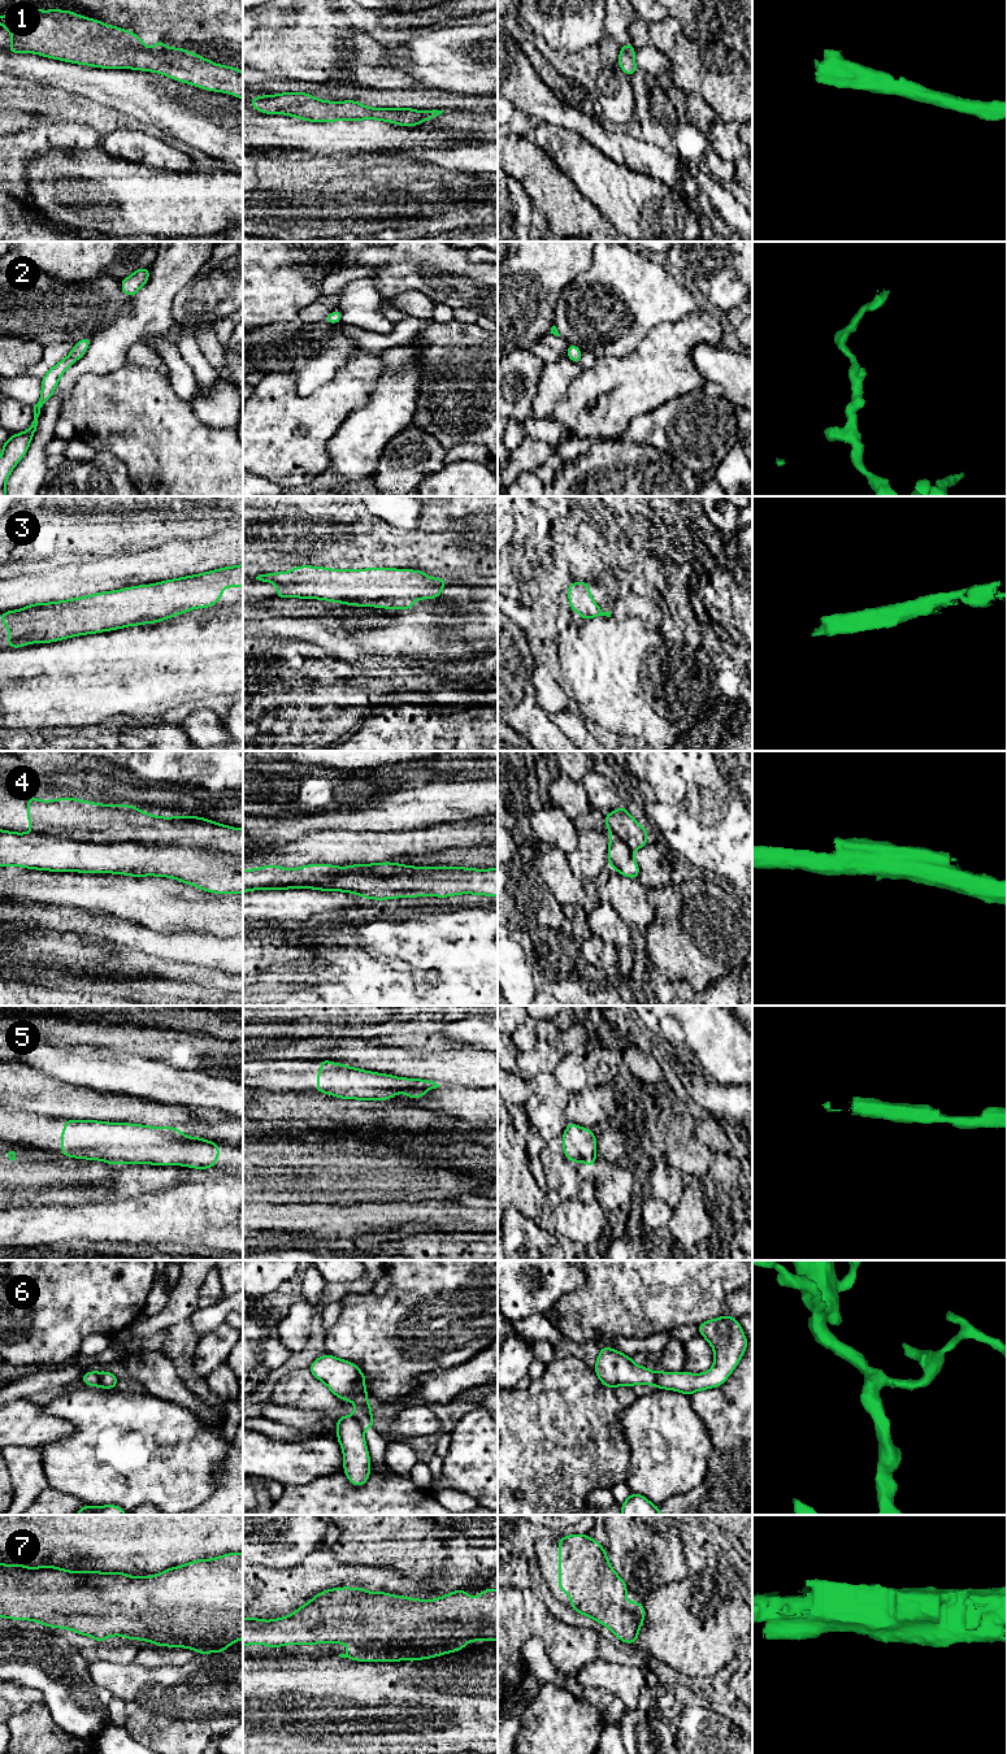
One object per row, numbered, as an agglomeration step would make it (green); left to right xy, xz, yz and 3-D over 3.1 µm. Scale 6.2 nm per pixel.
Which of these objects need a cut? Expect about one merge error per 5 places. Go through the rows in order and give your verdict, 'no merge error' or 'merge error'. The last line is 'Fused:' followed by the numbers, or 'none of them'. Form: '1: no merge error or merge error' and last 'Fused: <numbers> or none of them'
1: no merge error
2: no merge error
3: no merge error
4: merge error
5: no merge error
6: merge error
7: no merge error
Fused: 4, 6

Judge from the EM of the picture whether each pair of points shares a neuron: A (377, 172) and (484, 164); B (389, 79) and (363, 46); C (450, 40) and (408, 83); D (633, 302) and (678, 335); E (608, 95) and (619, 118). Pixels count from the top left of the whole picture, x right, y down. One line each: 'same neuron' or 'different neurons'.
A: different neurons
B: same neuron
C: different neurons
D: different neurons
E: same neuron

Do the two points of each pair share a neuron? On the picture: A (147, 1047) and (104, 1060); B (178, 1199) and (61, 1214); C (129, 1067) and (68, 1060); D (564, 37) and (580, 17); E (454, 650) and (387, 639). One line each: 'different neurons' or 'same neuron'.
A: different neurons
B: same neuron
C: same neuron
D: same neuron
E: same neuron

